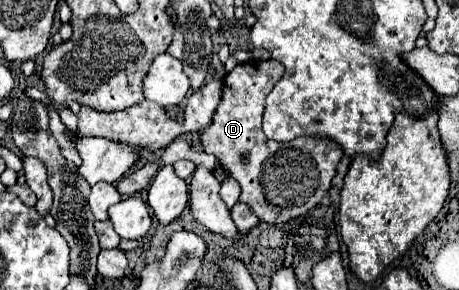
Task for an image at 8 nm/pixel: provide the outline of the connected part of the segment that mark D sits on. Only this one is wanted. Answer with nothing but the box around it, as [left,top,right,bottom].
[200,60,342,224]

